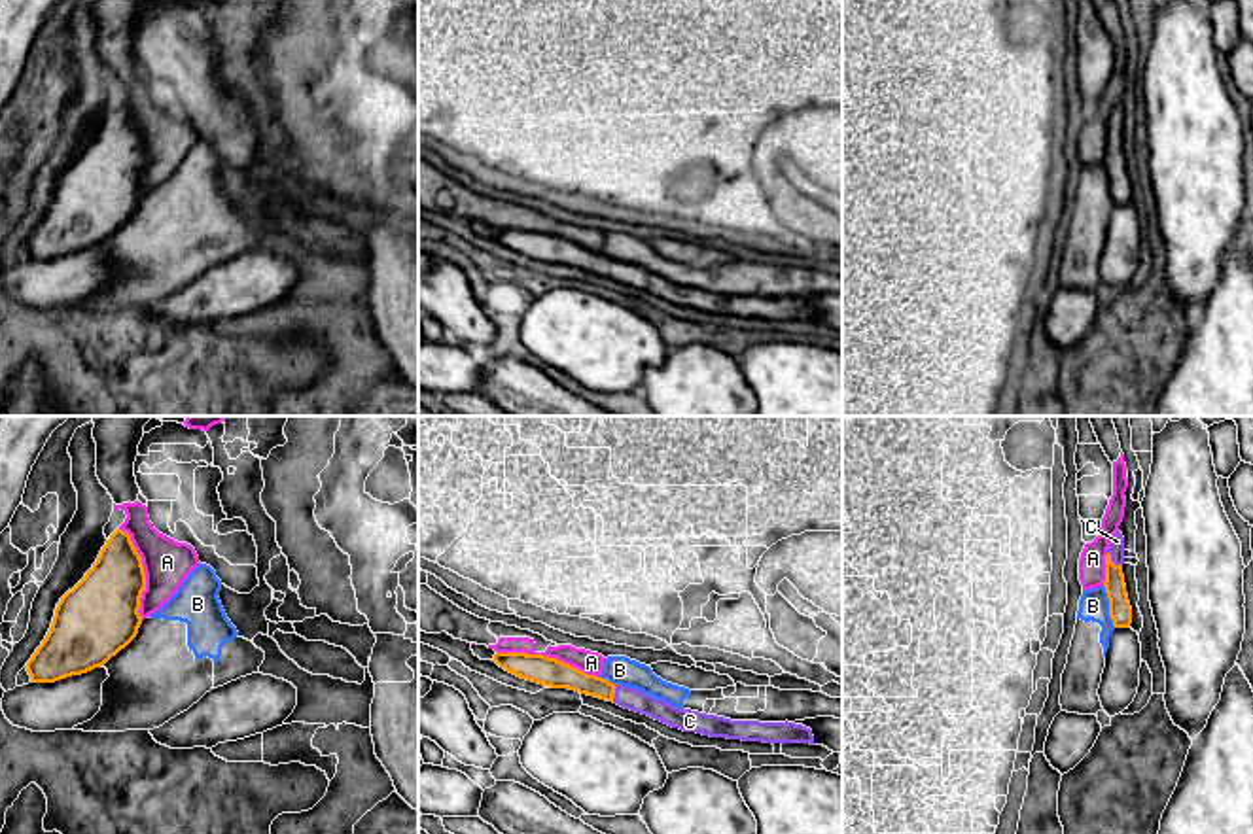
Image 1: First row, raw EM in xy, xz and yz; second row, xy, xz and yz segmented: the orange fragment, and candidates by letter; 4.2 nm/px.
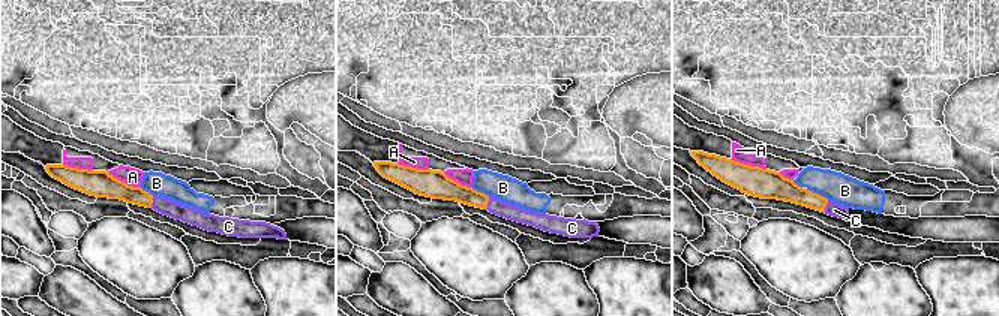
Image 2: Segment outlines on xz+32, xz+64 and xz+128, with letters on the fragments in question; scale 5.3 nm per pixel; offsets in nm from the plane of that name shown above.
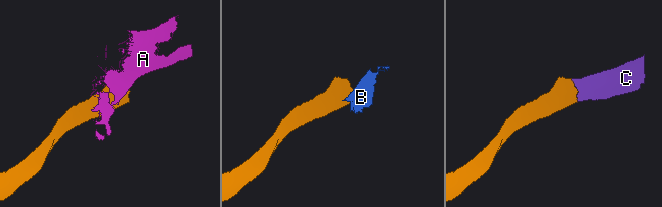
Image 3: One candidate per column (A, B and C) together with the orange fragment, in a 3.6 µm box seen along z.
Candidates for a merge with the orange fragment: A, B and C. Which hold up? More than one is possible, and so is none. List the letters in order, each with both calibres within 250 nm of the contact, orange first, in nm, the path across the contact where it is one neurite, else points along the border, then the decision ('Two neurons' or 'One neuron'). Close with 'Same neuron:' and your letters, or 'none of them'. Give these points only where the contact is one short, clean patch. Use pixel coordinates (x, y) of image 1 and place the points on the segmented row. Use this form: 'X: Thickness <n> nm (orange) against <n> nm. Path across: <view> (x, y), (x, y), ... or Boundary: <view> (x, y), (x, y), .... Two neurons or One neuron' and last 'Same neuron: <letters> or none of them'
A: Thickness 130 nm (orange) against 100 nm. Two neurons
B: Thickness 100 nm (orange) against 130 nm. Boundary: yz (1102, 585), (1108, 596), (1108, 615), (1115, 626). Two neurons
C: Thickness 100 nm (orange) against 70 nm. Path across: yz (1119, 608), (1110, 560), (1115, 549). One neuron
Same neuron: C

